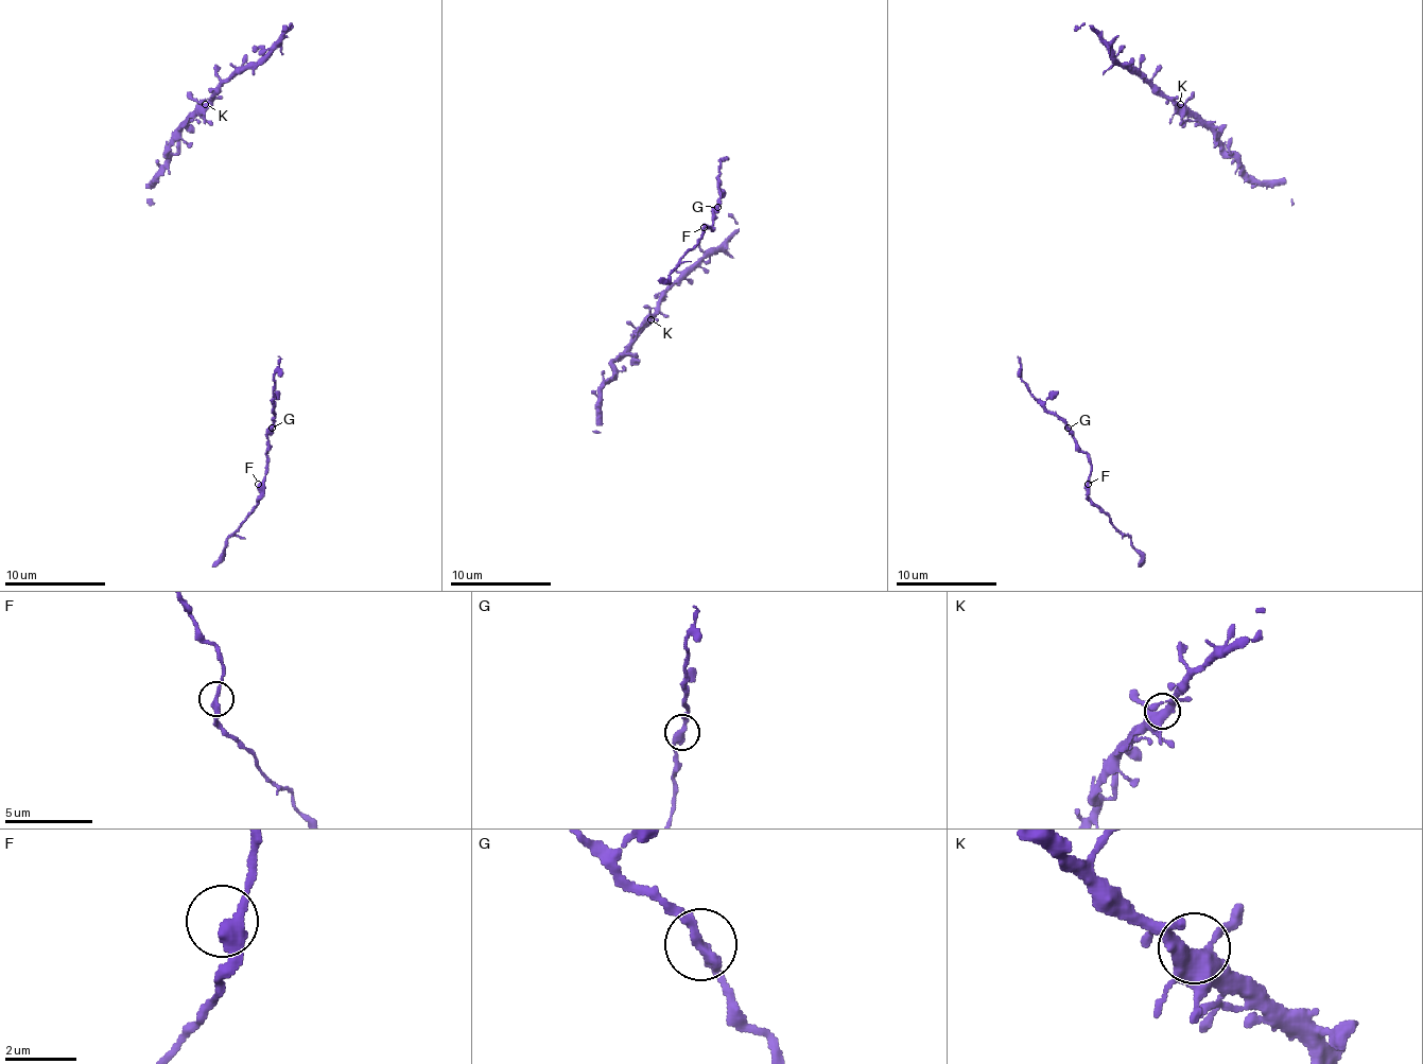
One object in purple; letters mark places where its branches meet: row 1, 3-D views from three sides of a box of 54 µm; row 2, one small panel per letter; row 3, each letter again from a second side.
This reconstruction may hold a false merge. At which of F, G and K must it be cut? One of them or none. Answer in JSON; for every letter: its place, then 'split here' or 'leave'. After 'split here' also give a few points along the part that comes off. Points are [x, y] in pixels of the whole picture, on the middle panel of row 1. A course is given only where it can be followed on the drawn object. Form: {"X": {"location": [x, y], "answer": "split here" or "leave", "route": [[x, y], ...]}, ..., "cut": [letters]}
{"F": {"location": [704, 227], "answer": "leave"}, "G": {"location": [717, 207], "answer": "leave"}, "K": {"location": [651, 319], "answer": "leave"}, "cut": []}

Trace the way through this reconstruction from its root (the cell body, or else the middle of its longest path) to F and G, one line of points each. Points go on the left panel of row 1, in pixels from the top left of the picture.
F: (278, 355), (278, 370), (273, 376), (273, 429), (269, 436), (269, 461), (265, 476), (258, 484)
G: (278, 355), (278, 370), (273, 376), (271, 429)

